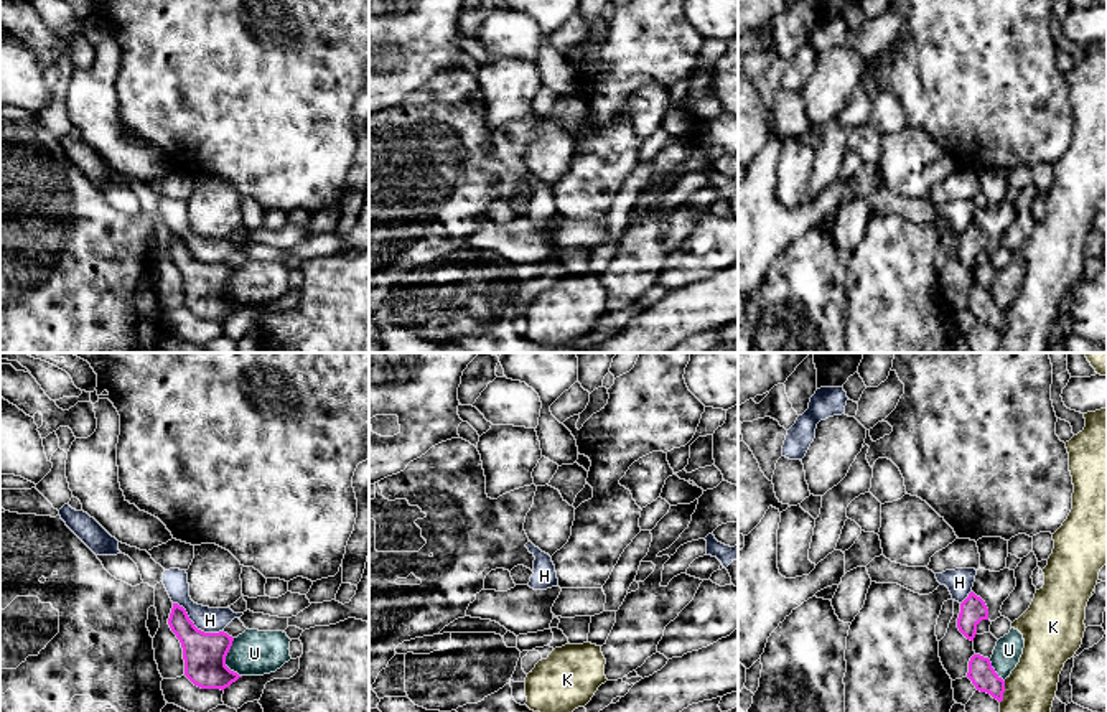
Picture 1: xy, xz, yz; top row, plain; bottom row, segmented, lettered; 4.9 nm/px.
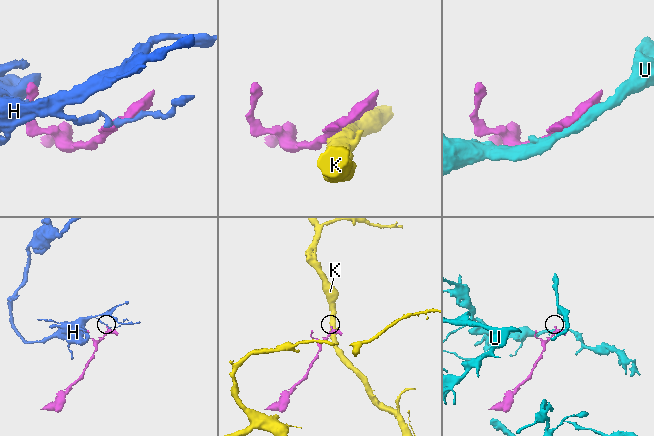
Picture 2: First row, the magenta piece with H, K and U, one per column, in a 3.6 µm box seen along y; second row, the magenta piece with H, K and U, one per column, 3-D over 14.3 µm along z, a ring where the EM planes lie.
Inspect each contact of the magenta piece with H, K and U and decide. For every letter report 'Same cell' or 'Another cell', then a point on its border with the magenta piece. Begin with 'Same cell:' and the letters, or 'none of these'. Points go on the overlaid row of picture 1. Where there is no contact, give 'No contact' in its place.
Same cell: none of these
H: Another cell. Touches magenta at xy (195, 627)
K: Another cell. Touches magenta at yz (1004, 691)
U: Another cell. Touches magenta at xy (224, 660)

